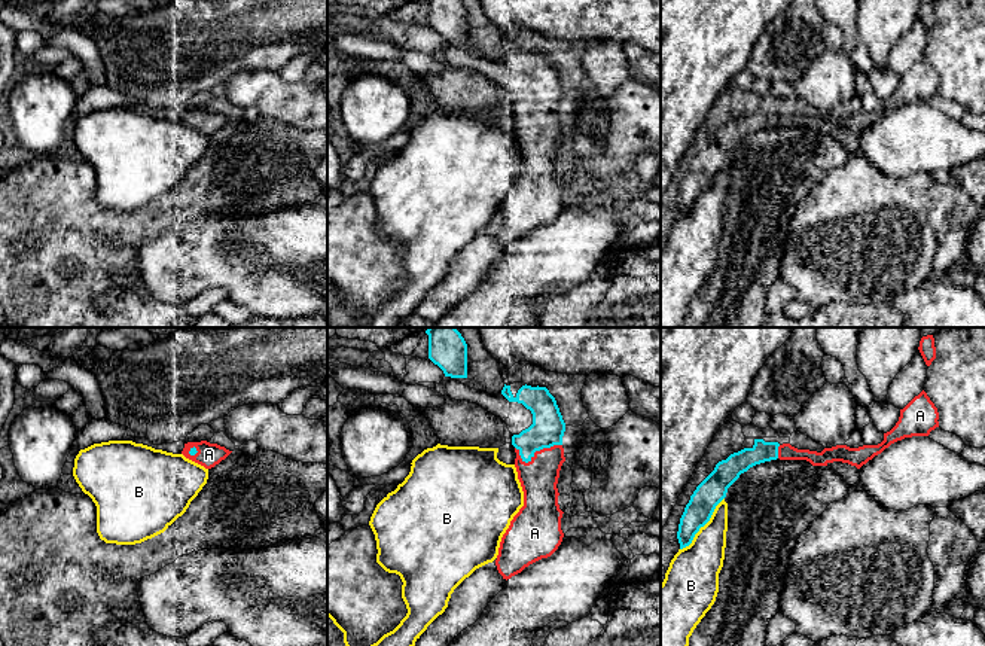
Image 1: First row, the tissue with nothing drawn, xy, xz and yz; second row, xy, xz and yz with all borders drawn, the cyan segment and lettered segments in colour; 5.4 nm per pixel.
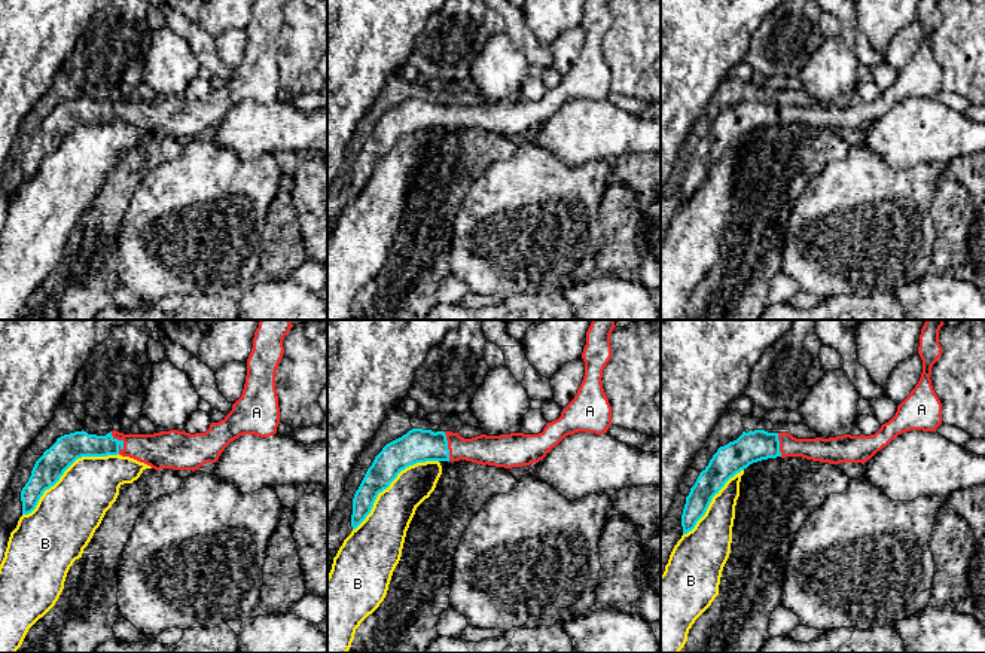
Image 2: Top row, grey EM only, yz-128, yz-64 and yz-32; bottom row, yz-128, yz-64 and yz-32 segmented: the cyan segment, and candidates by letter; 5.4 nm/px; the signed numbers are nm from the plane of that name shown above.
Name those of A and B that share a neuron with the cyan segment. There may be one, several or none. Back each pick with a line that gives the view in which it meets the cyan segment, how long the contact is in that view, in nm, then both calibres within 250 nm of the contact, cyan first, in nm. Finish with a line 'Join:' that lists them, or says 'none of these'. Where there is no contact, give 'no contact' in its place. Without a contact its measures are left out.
A: contact in xz; length 260 nm; calibres 180 and 200 nm
Join: A

